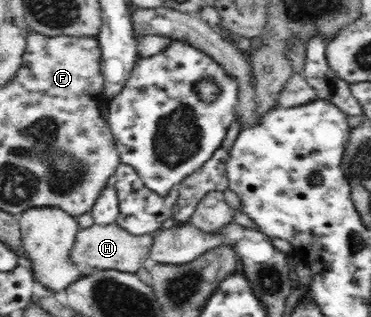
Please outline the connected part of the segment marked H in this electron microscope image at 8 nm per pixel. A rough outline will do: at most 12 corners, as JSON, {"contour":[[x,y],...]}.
{"contour":[[116,224],[85,227],[74,264],[136,273],[149,267],[153,234]]}

